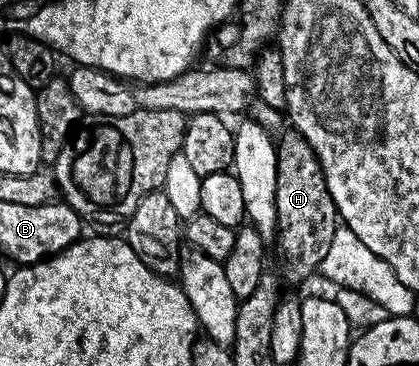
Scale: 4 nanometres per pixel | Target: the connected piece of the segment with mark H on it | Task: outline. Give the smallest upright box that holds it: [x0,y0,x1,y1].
[276,130,340,280]

